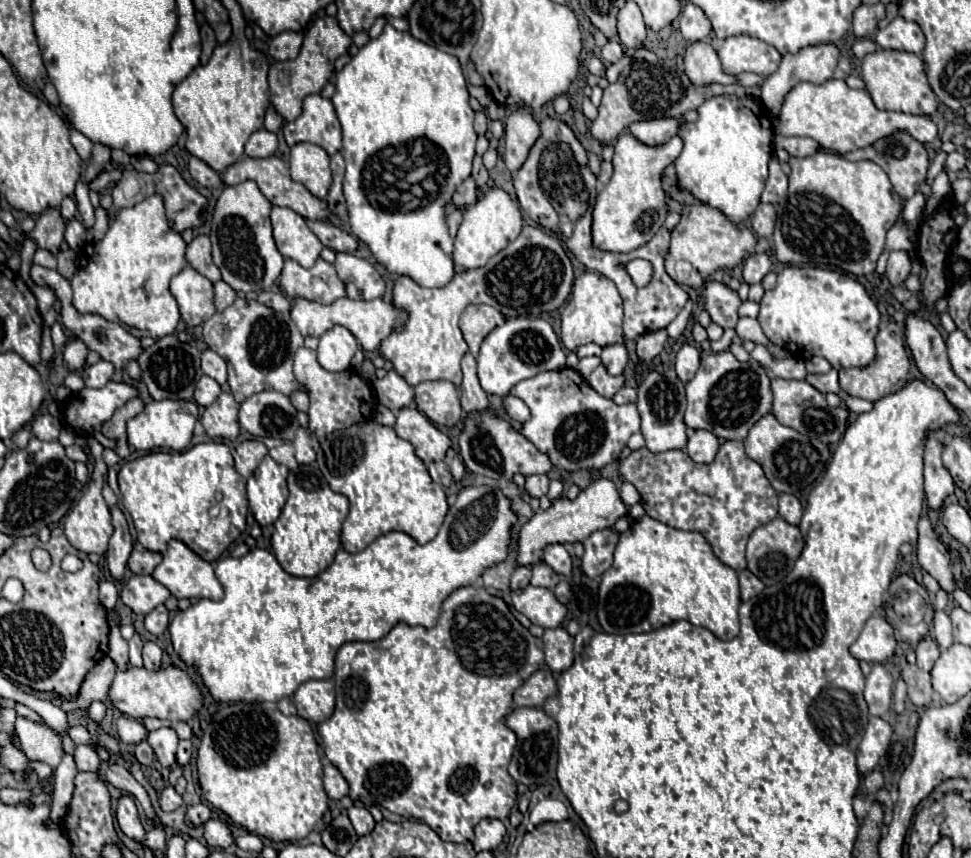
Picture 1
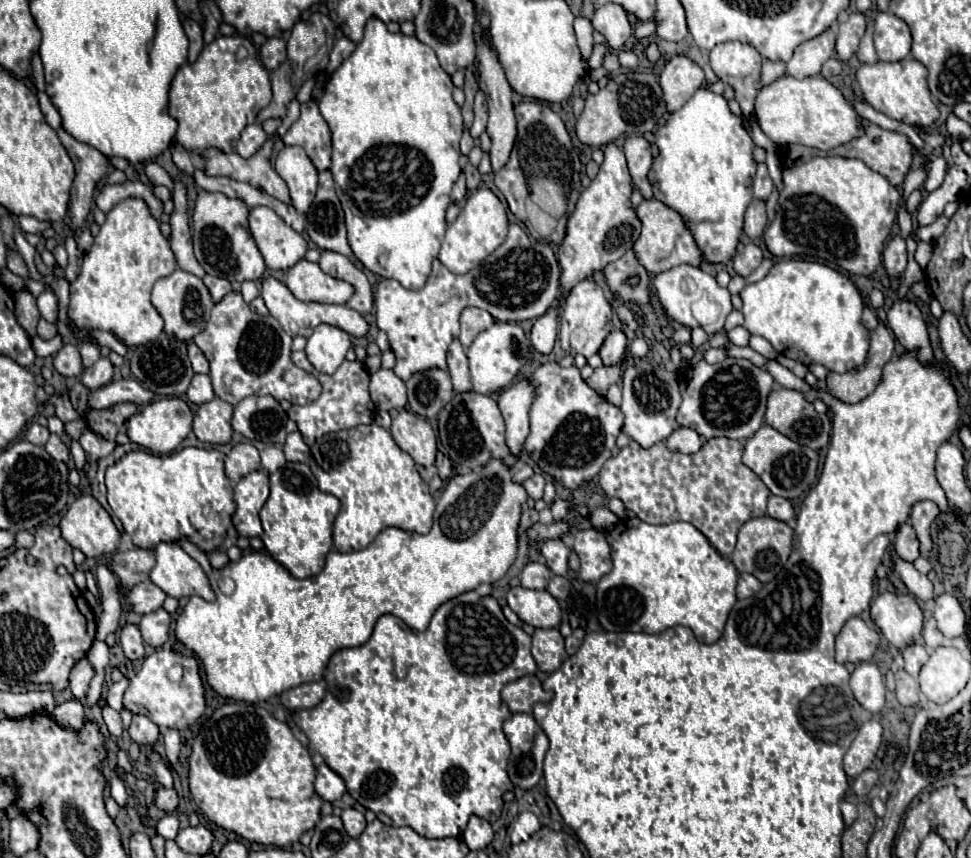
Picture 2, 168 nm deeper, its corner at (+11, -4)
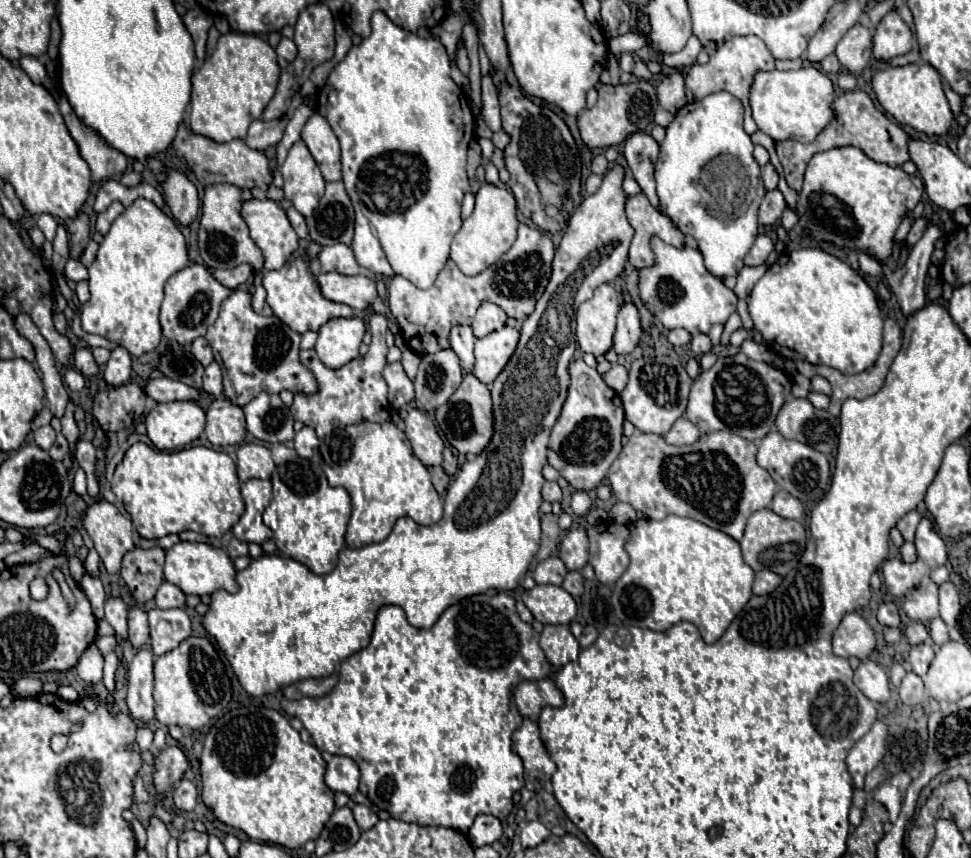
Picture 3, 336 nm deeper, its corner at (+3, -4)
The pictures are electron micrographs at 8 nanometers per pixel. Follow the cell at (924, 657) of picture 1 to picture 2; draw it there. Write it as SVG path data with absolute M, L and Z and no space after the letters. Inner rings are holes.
M917 642L917 644L911 644L903 650L903 658L905 658L905 670L911 676L917 676L921 666L929 660L929 652L921 642Z

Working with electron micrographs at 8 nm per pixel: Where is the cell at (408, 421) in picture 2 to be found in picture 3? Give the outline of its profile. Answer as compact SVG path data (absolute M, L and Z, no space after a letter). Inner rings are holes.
M411 408L405 418L405 434L413 446L415 456L425 466L439 466L443 462L443 440L437 434L435 424L417 408Z

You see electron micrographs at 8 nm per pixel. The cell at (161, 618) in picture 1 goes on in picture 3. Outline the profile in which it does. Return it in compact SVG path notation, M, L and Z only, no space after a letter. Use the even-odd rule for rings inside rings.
M149 610L151 626L151 650L155 656L177 648L185 638L191 636L191 620L185 610Z

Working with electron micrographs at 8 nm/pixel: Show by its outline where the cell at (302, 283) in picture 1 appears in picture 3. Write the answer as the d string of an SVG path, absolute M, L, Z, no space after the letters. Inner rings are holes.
M329 272L329 274L319 274L317 280L325 298L347 304L357 312L371 308L373 300L377 298L375 280L365 274L343 276L337 272Z

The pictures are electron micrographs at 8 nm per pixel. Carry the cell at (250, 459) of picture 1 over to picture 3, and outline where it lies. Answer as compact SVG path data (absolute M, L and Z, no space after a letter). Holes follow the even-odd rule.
M261 443L241 444L237 450L237 474L241 482L251 478L271 478L275 462L269 448Z

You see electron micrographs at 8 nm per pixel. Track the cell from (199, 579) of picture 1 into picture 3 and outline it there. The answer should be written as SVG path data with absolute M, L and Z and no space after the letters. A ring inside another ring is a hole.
M179 542L173 548L169 548L165 560L165 580L179 586L185 594L197 594L197 596L209 596L219 588L227 592L239 590L233 560L221 546L207 542Z

